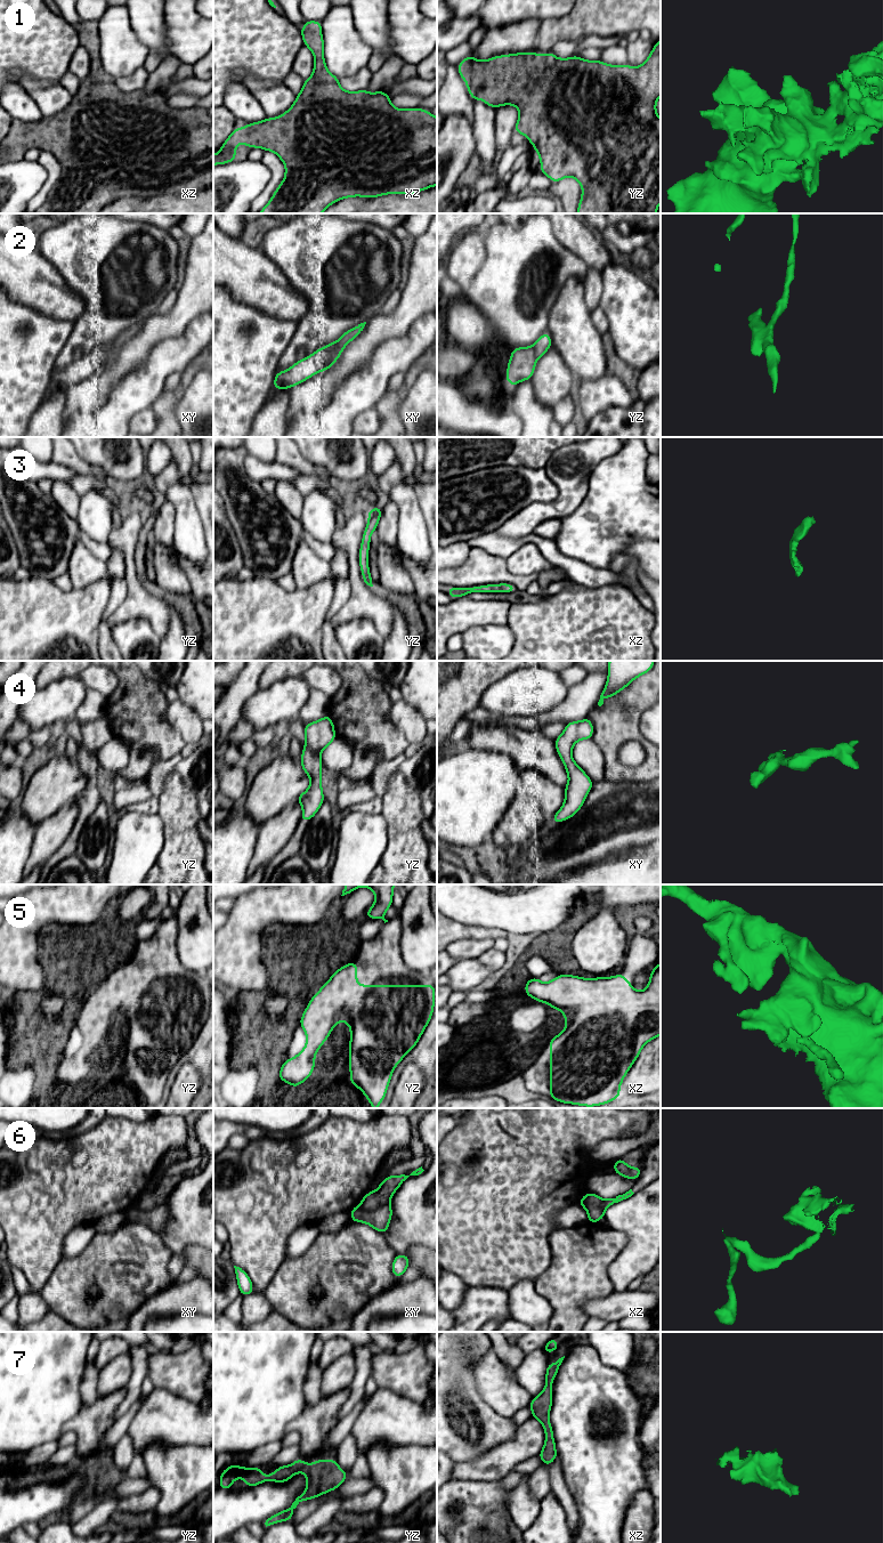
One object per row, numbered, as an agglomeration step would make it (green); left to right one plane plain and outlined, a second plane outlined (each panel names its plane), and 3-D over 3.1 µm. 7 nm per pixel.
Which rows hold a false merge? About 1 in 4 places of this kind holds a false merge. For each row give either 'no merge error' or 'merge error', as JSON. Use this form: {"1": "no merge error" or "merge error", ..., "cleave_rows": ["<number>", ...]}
{"1": "no merge error", "2": "merge error", "3": "no merge error", "4": "no merge error", "5": "no merge error", "6": "merge error", "7": "no merge error", "cleave_rows": ["2", "6"]}

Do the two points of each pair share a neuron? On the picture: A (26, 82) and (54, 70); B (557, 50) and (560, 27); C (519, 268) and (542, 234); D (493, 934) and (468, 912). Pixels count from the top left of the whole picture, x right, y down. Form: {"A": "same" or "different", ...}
{"A": "different", "B": "different", "C": "same", "D": "different"}

